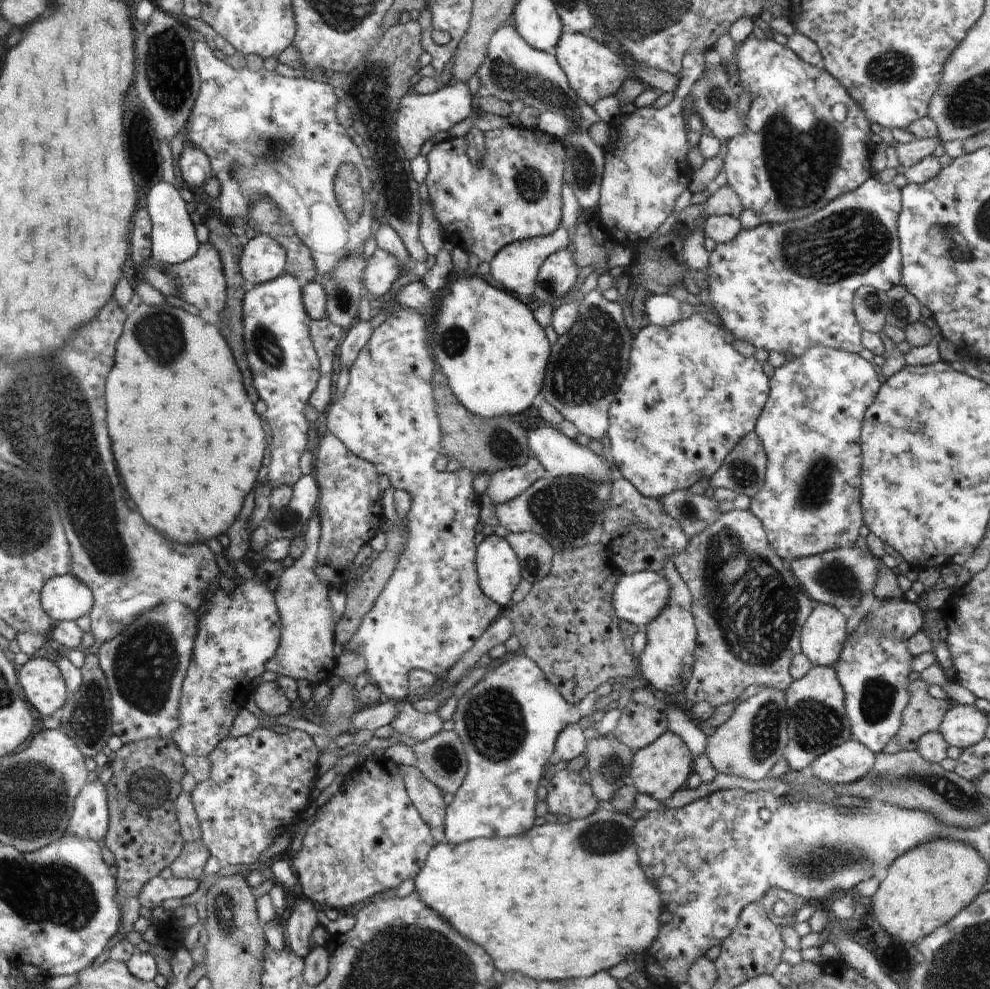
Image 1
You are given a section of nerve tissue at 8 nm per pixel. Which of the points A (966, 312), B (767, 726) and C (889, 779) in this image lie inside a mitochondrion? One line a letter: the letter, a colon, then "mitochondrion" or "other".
A: other
B: mitochondrion
C: mitochondrion

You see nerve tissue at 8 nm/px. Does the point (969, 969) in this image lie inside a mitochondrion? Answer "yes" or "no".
yes

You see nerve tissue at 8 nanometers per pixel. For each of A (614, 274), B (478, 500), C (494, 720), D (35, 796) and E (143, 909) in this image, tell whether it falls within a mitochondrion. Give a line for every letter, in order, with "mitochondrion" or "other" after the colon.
A: other
B: other
C: mitochondrion
D: mitochondrion
E: other

